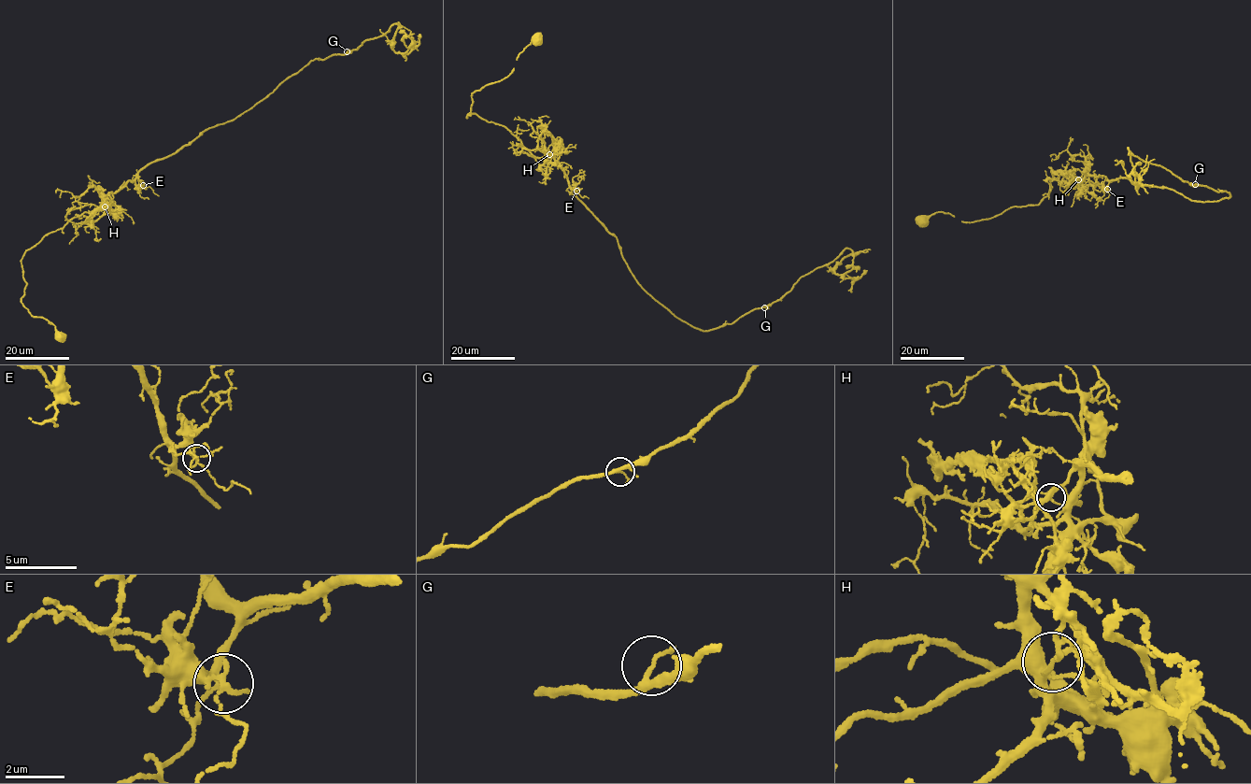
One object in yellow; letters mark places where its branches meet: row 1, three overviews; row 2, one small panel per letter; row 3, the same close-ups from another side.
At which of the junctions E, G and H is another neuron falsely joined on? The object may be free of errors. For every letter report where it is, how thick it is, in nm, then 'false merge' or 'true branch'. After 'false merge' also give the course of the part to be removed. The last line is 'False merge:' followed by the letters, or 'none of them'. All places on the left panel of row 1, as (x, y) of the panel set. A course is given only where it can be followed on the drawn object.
E: at (143, 185); 160 nm thick; true branch
G: at (347, 51); 180 nm thick; true branch
H: at (105, 206); 130 nm thick; true branch
False merge: none of them

